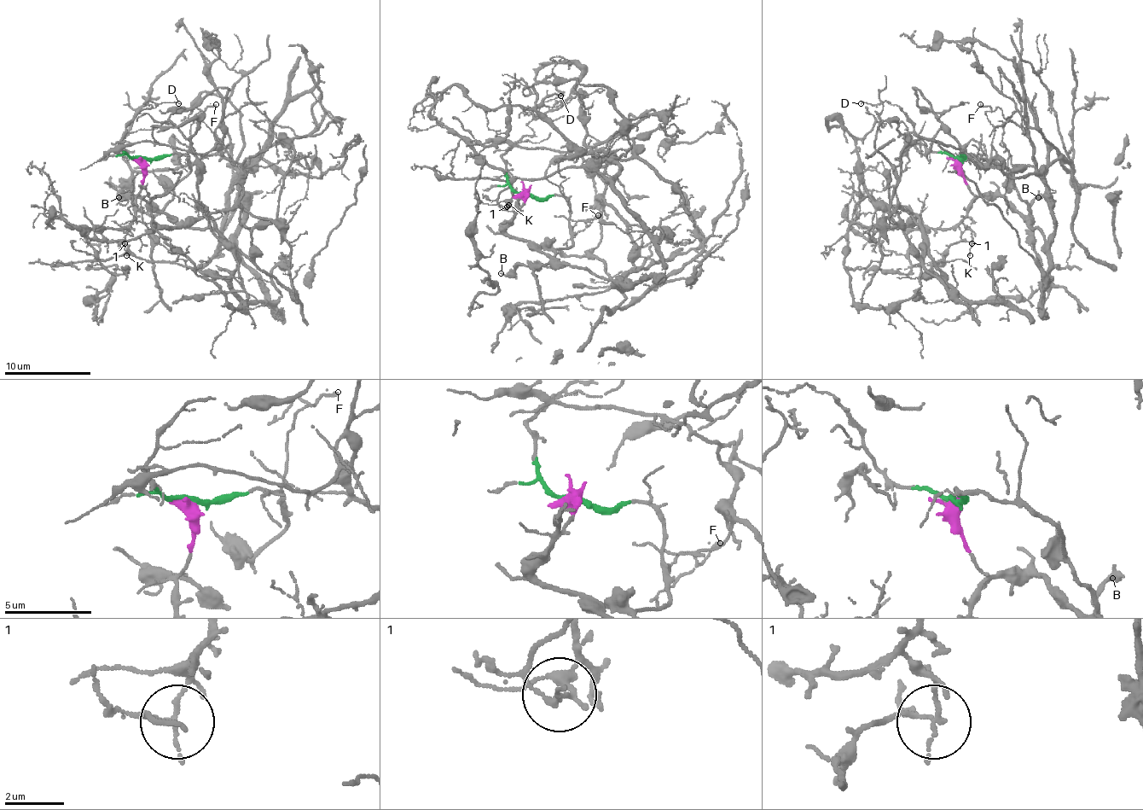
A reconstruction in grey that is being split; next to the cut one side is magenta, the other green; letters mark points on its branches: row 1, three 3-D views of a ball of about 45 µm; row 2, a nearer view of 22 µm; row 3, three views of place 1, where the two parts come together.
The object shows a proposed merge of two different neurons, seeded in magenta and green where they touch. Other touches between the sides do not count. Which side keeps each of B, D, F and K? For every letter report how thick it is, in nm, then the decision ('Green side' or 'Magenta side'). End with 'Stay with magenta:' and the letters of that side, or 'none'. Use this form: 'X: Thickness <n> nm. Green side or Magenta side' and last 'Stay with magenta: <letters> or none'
B: Thickness 180 nm. Green side
D: Thickness 90 nm. Green side
F: Thickness 130 nm. Green side
K: Thickness 110 nm. Magenta side
Stay with magenta: K

